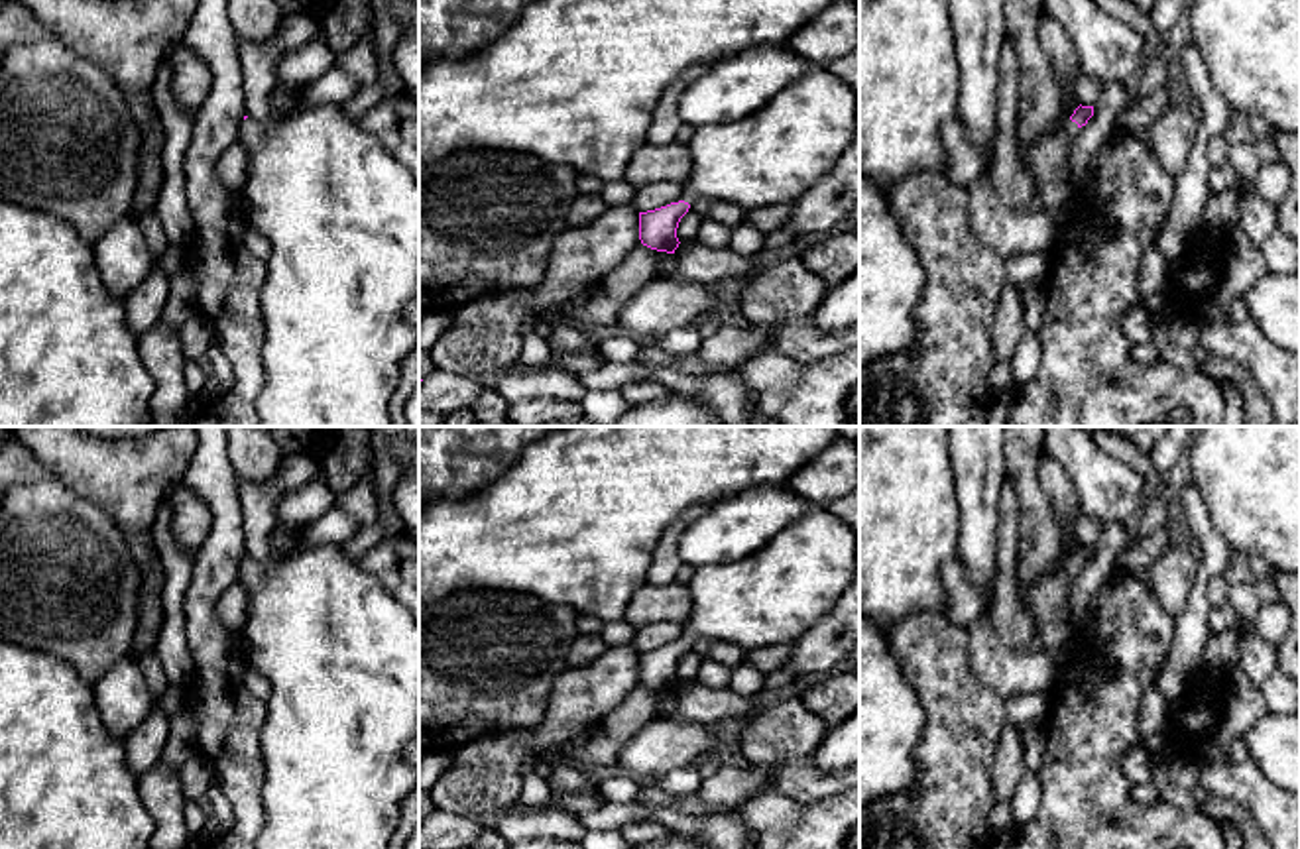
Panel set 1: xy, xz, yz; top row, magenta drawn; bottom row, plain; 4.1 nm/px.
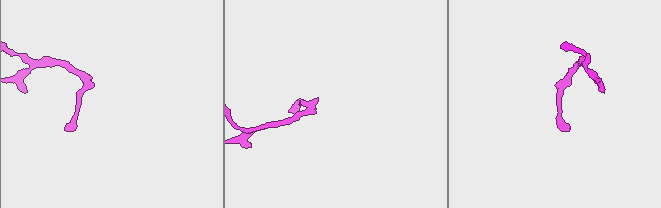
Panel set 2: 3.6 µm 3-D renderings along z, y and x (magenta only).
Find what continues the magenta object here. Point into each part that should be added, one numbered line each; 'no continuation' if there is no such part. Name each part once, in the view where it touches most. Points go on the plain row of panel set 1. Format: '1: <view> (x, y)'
1: yz (1045, 602)

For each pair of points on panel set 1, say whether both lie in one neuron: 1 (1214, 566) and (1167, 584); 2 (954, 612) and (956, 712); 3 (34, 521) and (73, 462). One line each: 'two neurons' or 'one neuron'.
1: two neurons
2: two neurons
3: two neurons

